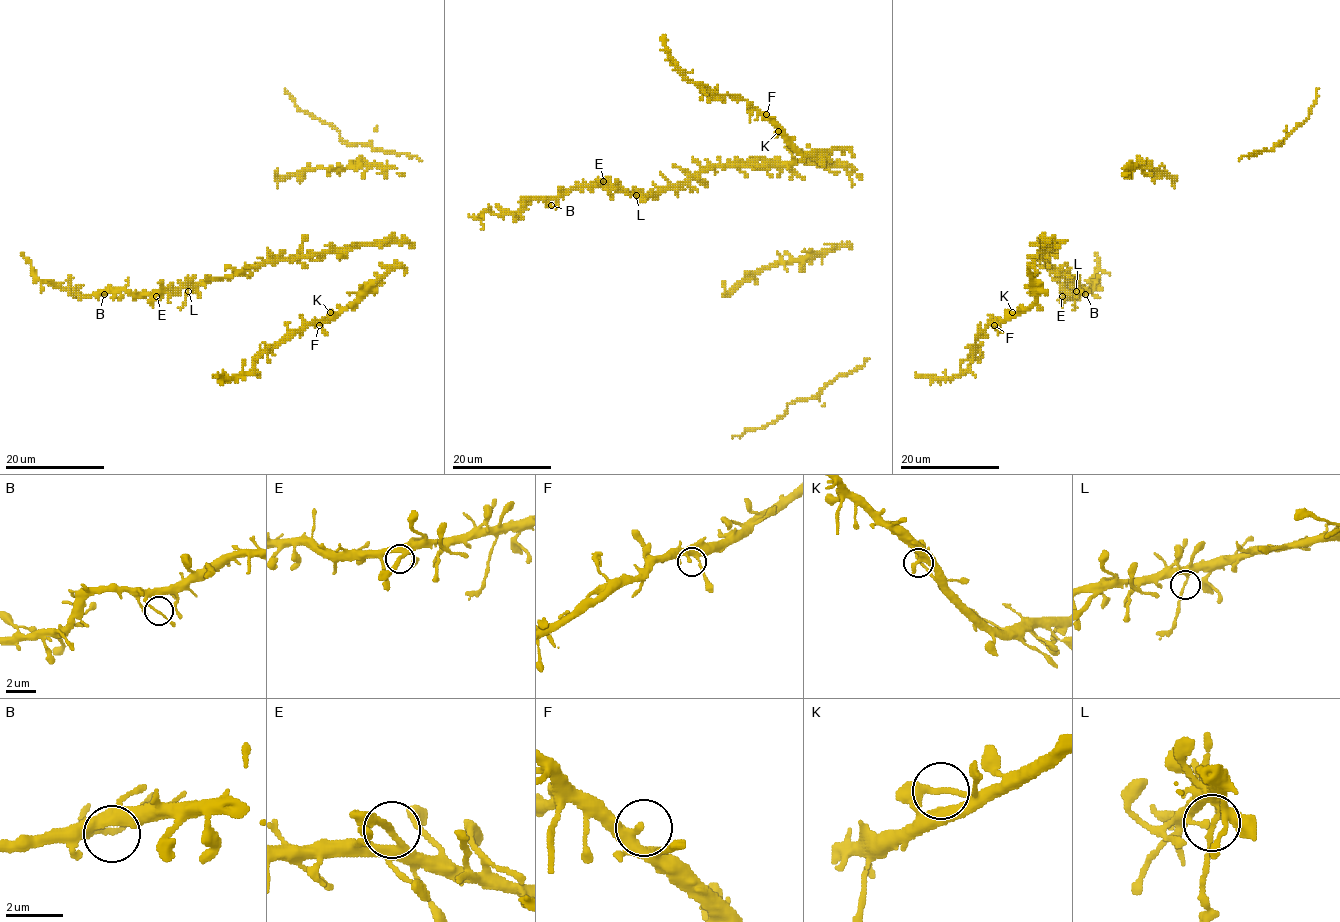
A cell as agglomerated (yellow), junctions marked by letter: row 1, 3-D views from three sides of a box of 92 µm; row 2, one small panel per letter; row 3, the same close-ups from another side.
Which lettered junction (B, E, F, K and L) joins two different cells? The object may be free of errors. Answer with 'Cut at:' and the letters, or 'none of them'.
Cut at: L

